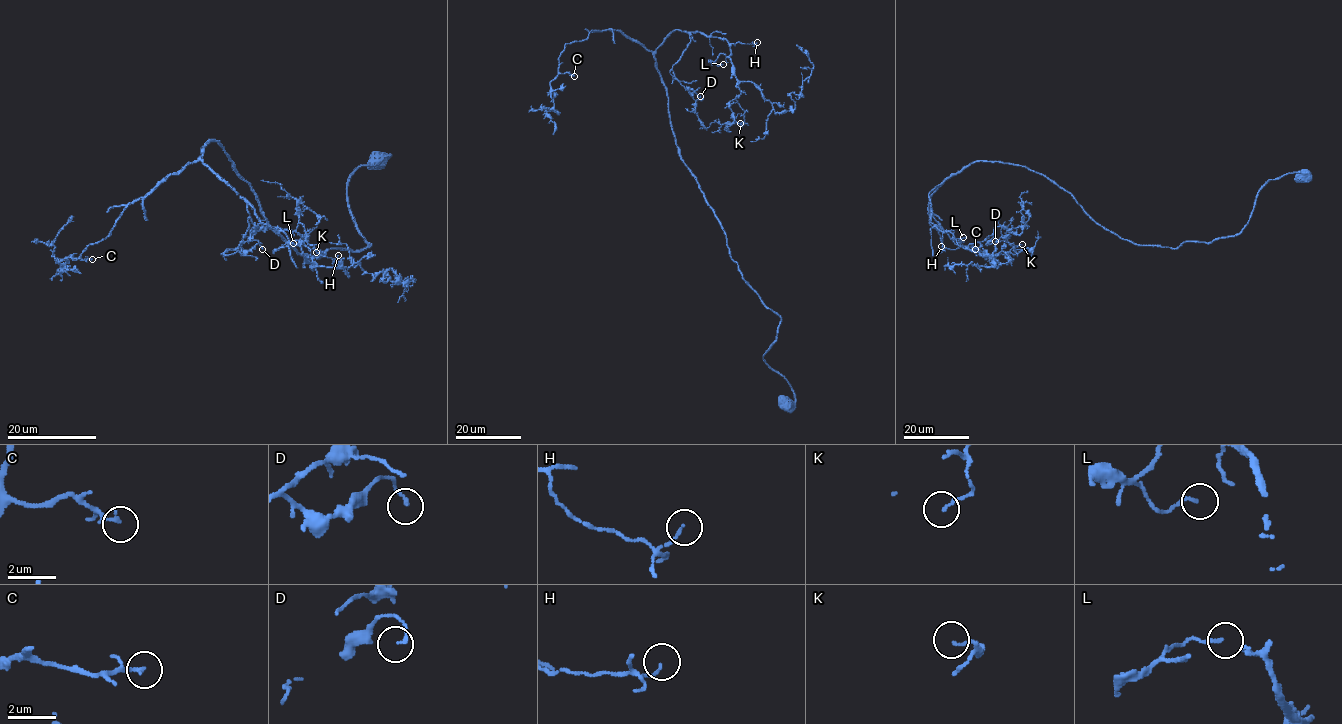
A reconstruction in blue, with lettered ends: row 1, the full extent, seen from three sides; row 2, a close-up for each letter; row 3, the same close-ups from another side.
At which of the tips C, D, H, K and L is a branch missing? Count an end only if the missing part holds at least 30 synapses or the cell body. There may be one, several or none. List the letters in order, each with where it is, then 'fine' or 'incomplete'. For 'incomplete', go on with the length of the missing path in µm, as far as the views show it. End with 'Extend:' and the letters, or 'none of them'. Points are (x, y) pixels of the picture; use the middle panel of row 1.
C: place (574, 76); fine
D: place (700, 96); fine
H: place (757, 42); fine
K: place (740, 123); fine
L: place (723, 64); fine
Extend: none of them

